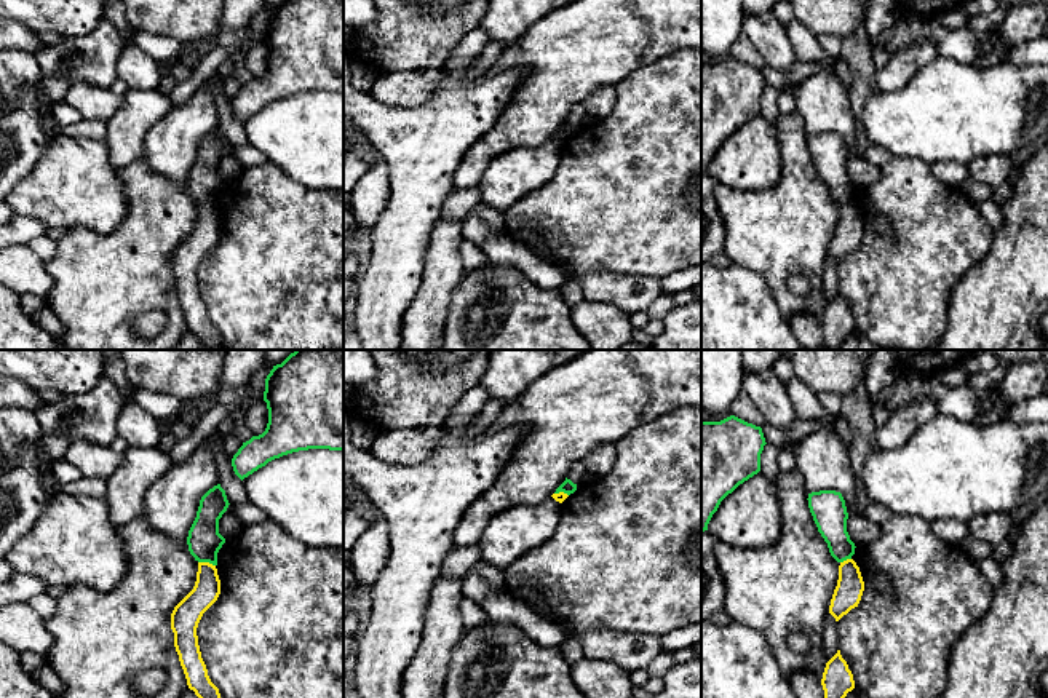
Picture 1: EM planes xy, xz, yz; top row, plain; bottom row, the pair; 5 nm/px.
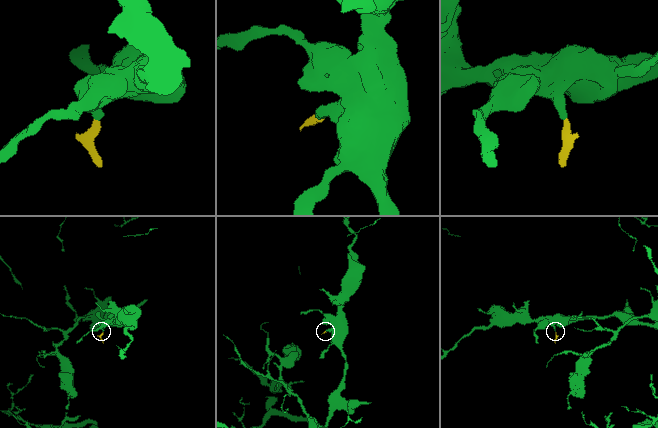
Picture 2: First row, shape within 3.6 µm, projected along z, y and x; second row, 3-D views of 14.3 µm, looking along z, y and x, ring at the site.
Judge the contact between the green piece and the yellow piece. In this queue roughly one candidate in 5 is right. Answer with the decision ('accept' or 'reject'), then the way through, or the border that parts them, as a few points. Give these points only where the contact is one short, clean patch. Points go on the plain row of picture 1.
reject | along xy (198, 203), (208, 203), (214, 208)

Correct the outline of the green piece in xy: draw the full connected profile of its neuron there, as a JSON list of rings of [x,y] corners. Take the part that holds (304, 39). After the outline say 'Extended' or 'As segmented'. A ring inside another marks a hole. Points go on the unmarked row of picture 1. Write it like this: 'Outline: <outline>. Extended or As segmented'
Outline: [[[286,0],[267,18],[264,43],[268,51],[265,73],[243,85],[232,101],[233,113],[241,123],[292,94],[343,93],[343,0]]]. As segmented

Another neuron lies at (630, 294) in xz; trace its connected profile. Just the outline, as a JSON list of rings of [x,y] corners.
[[[561,268],[569,280],[577,280],[588,302],[613,305],[625,315],[645,311],[649,305],[663,295],[657,276],[621,275],[617,272],[575,273]]]

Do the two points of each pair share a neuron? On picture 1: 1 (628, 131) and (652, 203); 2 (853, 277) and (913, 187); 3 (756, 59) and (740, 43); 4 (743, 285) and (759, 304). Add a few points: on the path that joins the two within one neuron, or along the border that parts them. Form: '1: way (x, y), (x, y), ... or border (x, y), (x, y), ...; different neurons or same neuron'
1: way (646, 149), (652, 155), (652, 186); same neuron
2: way (881, 270), (913, 238), (913, 214); same neuron
3: way (753, 56), (743, 47); same neuron
4: way (745, 289), (754, 299); same neuron

